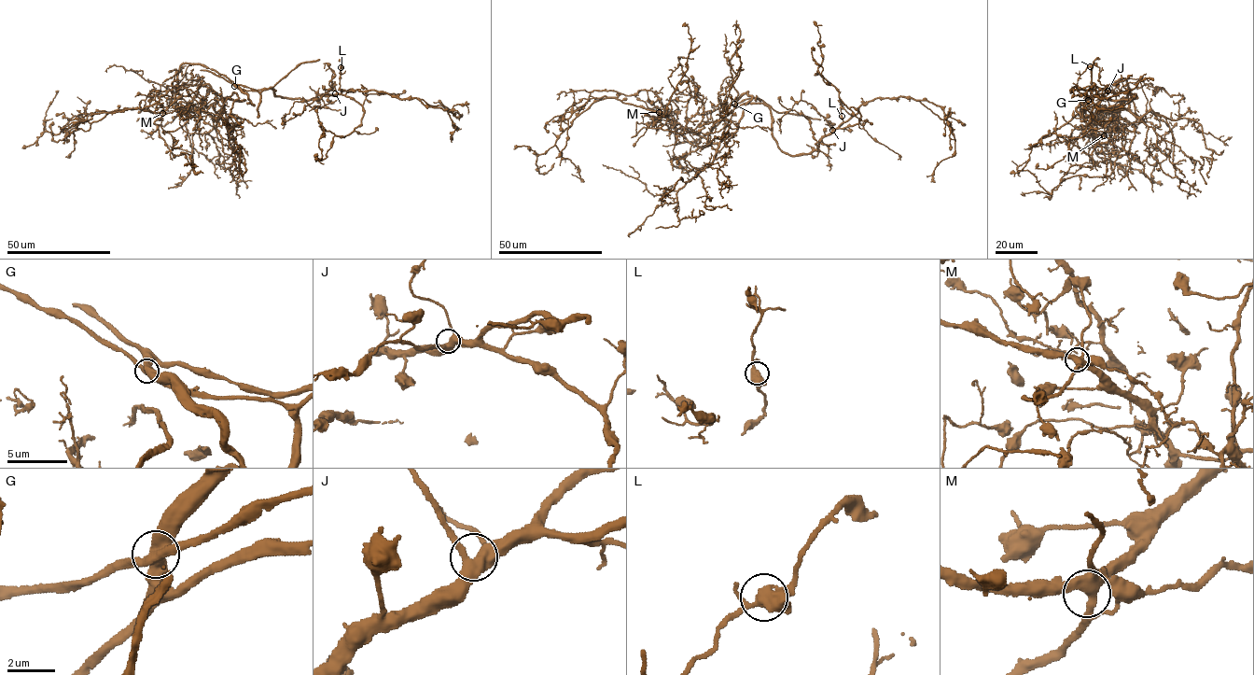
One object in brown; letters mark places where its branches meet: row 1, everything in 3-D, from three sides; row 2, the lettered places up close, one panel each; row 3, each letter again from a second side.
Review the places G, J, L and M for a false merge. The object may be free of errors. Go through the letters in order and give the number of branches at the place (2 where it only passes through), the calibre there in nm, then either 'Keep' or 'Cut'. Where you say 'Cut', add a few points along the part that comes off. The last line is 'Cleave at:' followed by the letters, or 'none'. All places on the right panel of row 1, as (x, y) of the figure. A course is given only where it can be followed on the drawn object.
G: Branches: 4. Thickness 500 nm. Cut. Course of the part to remove: (1087, 100), (1080, 103), (1092, 89), (1093, 61)
J: Branches: 4. Thickness 480 nm. Keep
L: Branches: 4. Thickness 500 nm. Keep
M: Branches: 4. Thickness 440 nm. Keep
Cleave at: G

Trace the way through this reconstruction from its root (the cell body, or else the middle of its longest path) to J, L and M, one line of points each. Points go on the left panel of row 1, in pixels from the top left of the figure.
J: (244, 86), (256, 90), (271, 89), (275, 95), (287, 98), (312, 100), (317, 95), (335, 93)
L: (244, 86), (256, 90), (271, 89), (275, 95), (312, 100), (317, 95), (353, 90), (340, 88), (341, 66)
M: (244, 86), (235, 84), (200, 63), (183, 63), (177, 74), (174, 101), (162, 113)

